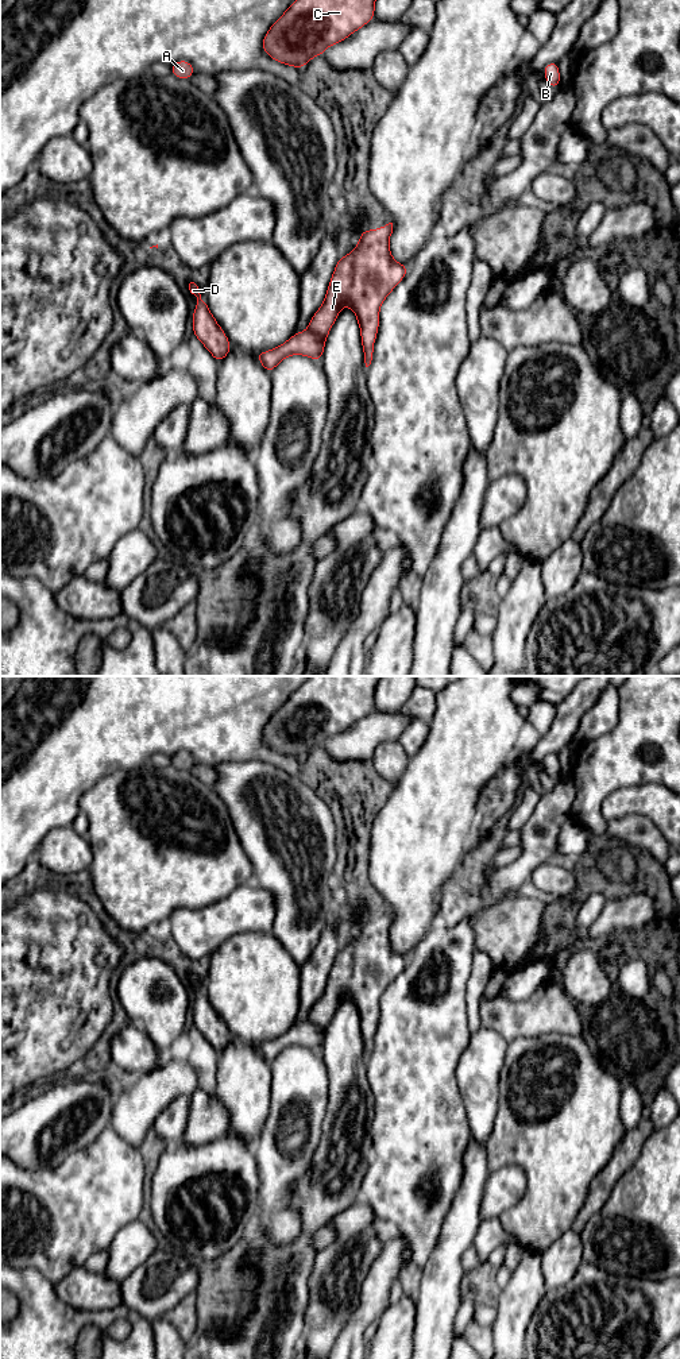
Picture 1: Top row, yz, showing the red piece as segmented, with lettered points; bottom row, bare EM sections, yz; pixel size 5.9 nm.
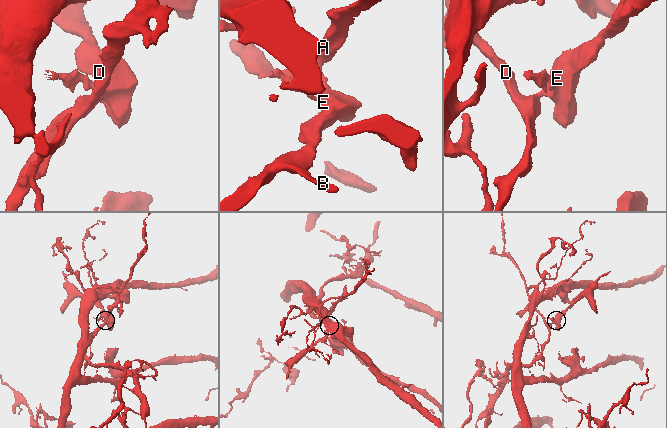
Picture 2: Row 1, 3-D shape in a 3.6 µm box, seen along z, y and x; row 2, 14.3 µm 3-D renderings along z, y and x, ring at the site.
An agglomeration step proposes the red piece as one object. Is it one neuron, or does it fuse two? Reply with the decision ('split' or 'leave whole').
split

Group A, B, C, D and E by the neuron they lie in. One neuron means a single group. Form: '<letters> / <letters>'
A C D / B E

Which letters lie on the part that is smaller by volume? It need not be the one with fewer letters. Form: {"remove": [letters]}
{"remove": ["B", "E"]}

